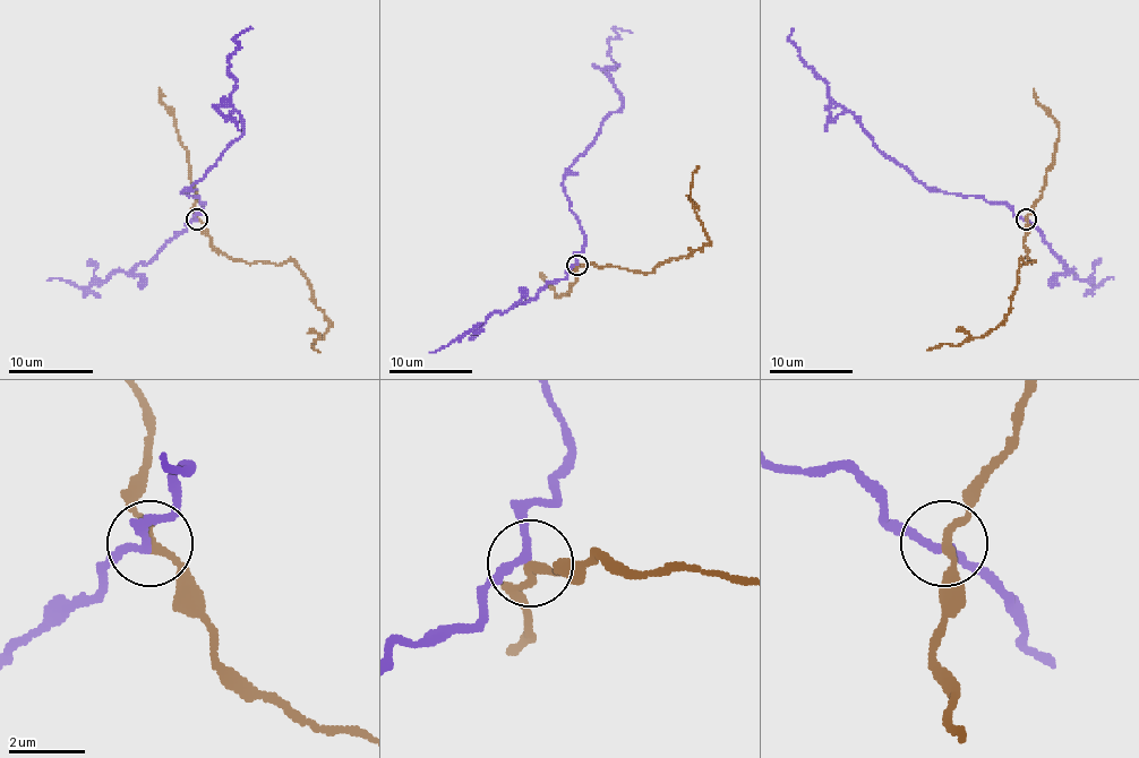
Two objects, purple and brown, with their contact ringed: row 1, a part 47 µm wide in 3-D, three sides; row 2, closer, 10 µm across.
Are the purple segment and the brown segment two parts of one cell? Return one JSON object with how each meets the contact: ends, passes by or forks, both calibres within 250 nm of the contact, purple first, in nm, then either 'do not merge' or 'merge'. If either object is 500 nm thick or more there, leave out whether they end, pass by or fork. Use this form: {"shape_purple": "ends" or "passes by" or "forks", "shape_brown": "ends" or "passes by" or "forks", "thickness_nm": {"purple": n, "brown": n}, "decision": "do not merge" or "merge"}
{"shape_purple": "passes by", "shape_brown": "passes by", "thickness_nm": {"purple": 190, "brown": 200}, "decision": "do not merge"}

